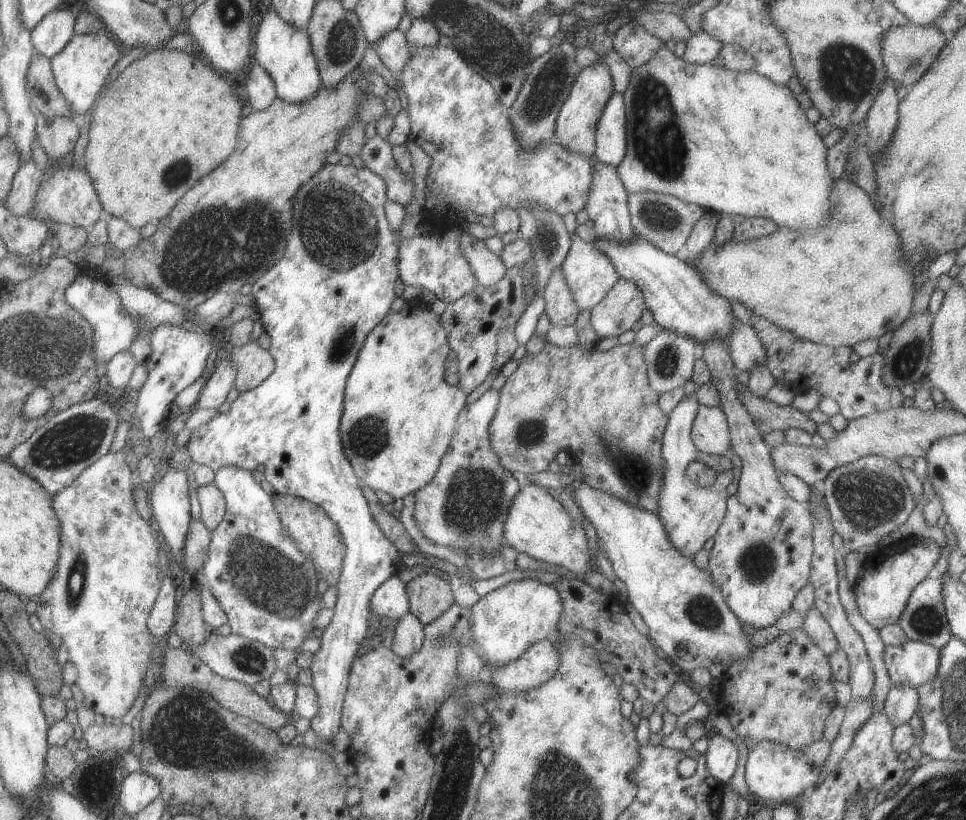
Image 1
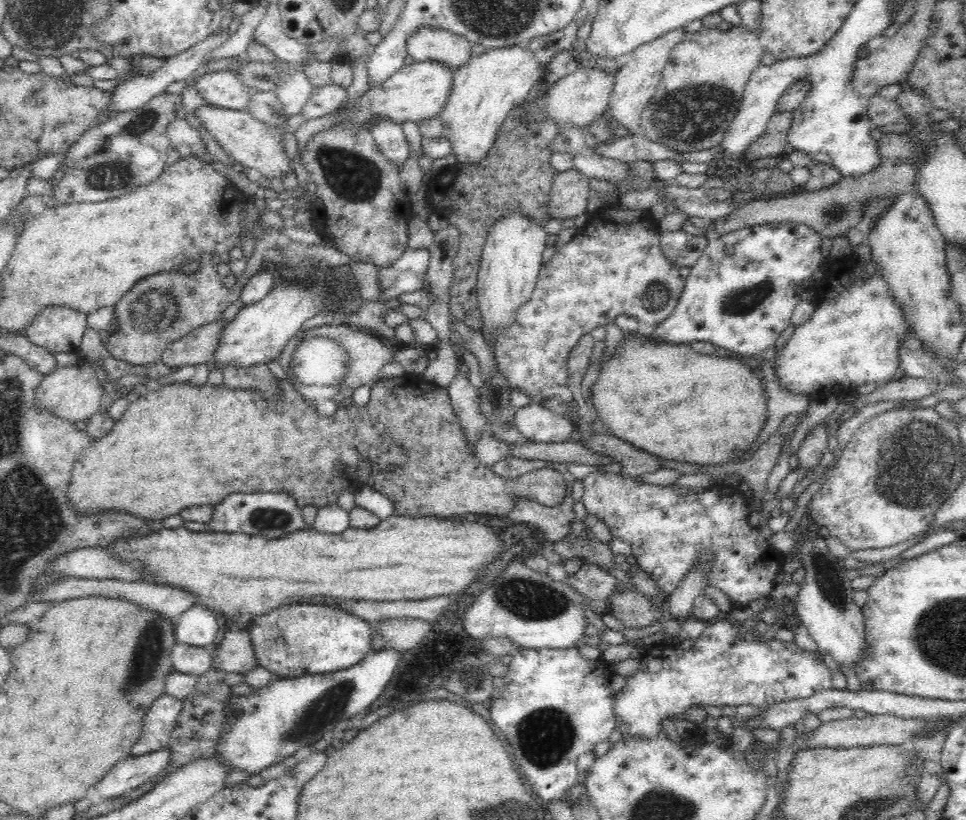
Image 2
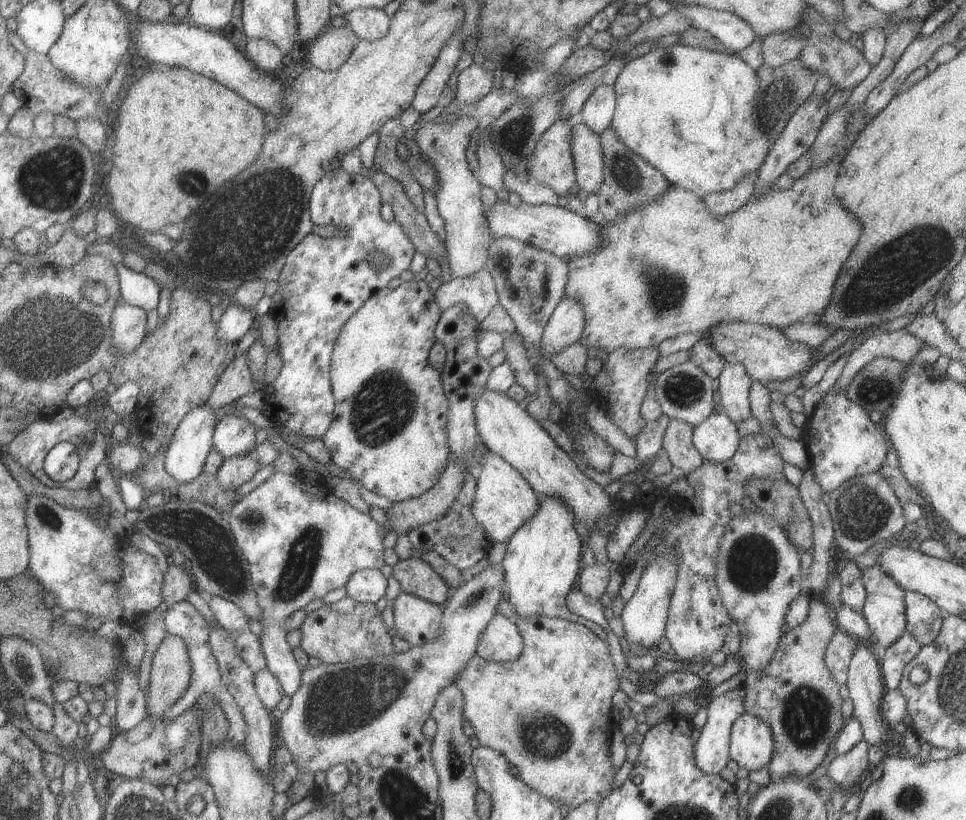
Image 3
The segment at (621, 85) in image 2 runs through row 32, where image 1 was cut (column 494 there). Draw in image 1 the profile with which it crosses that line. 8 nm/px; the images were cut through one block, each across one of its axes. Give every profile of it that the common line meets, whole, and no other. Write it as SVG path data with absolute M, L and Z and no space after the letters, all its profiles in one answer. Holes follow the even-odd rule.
M549 638L531 644L507 666L491 666L491 684L501 690L531 690L547 682L559 666L559 654Z

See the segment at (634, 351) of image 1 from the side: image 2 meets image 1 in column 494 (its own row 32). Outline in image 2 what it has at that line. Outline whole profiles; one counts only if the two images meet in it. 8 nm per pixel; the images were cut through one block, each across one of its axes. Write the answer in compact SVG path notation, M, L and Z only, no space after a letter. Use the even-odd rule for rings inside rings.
M423 25L406 38L406 54L415 62L437 60L457 69L472 58L472 42L446 29Z

